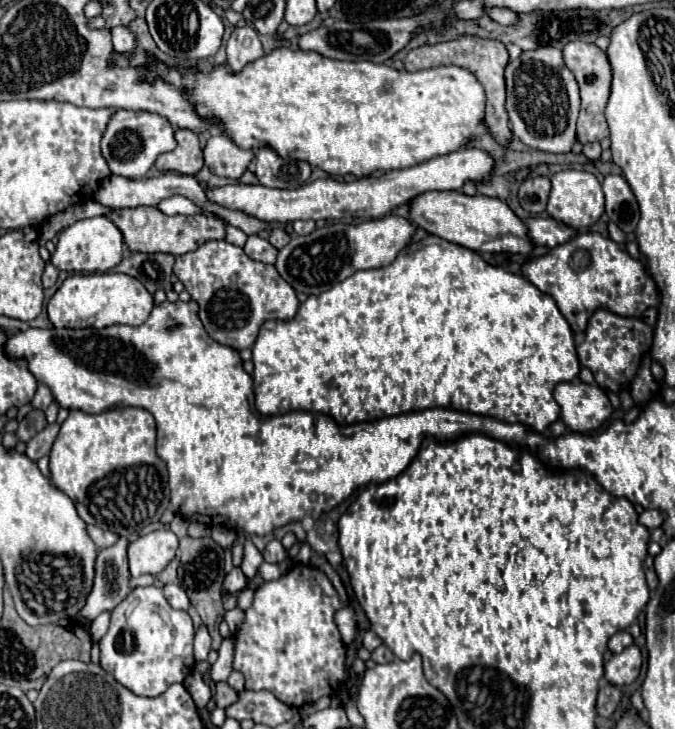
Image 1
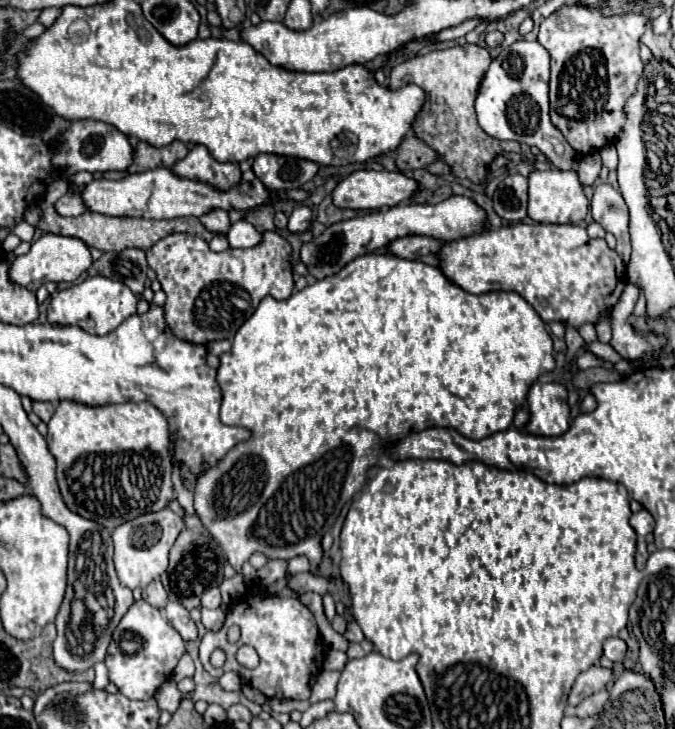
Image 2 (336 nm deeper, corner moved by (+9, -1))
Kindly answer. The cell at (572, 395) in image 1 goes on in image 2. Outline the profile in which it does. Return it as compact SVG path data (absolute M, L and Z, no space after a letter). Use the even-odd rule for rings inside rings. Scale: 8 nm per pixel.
M534 382L526 396L530 420L524 426L528 434L560 436L568 430L570 410L566 402L566 388L556 382Z

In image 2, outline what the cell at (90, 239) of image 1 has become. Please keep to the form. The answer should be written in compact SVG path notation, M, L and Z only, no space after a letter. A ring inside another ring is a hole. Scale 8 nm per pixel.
M44 234L36 242L32 242L32 248L24 256L16 256L10 264L8 276L12 284L18 284L26 290L36 292L44 282L74 282L82 272L86 272L92 264L92 256L88 246L78 238L58 236L58 234Z

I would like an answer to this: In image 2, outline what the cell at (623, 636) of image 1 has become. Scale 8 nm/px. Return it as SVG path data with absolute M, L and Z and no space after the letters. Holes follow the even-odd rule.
M608 638L604 642L604 656L610 662L622 662L626 656L626 642L620 638Z

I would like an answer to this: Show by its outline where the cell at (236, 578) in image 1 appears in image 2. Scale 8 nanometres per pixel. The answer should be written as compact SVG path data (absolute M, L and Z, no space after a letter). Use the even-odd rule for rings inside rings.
M212 588L212 590L206 590L204 596L202 596L202 608L218 608L220 606L220 590L218 588Z

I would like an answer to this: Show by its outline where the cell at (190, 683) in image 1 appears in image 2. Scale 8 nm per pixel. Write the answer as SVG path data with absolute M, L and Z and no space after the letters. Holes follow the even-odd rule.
M170 678L168 682L164 682L158 690L156 690L156 702L160 706L160 710L164 712L176 712L176 708L180 706L180 690L176 688L176 682Z

